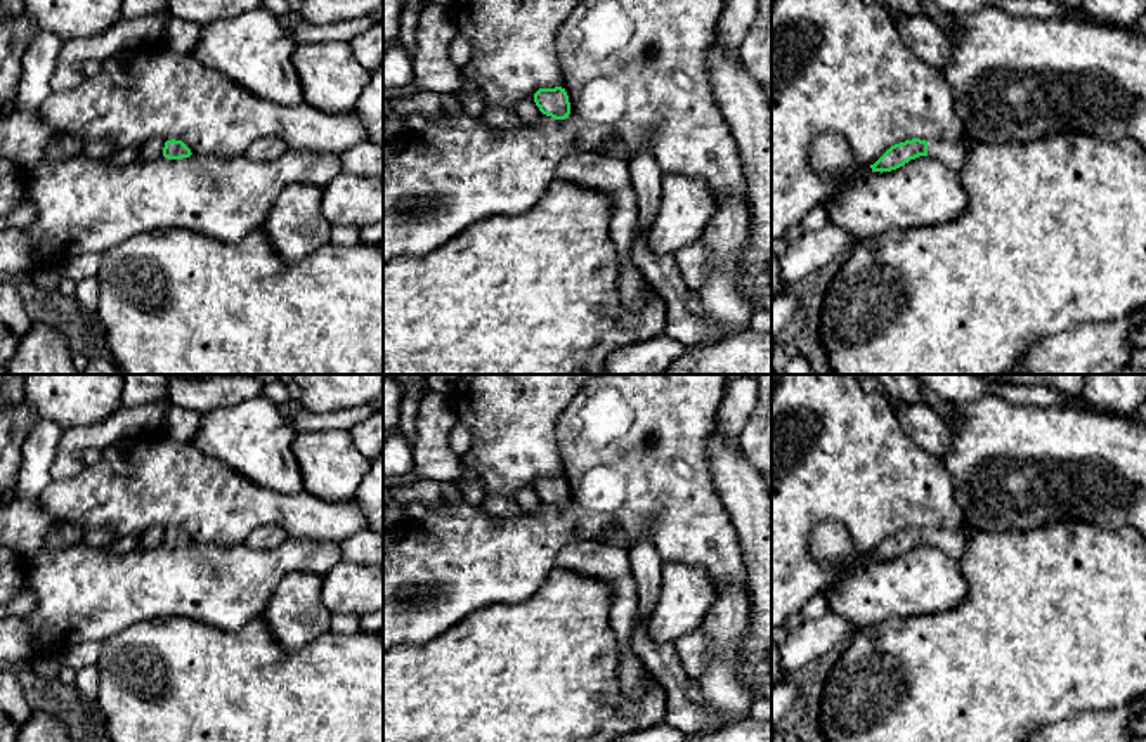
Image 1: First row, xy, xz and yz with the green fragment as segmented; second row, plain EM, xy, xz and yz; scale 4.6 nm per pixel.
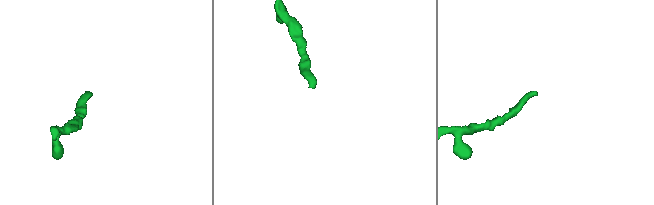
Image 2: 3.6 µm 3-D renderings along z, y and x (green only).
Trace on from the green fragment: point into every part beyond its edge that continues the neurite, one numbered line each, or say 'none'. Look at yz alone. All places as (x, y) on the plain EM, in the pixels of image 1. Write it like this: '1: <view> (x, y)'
1: yz (952, 541)

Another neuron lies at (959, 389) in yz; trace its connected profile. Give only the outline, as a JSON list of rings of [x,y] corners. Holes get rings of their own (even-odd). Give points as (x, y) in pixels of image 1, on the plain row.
[[[910,374],[931,394],[957,406],[990,395],[1000,383],[985,374]]]

